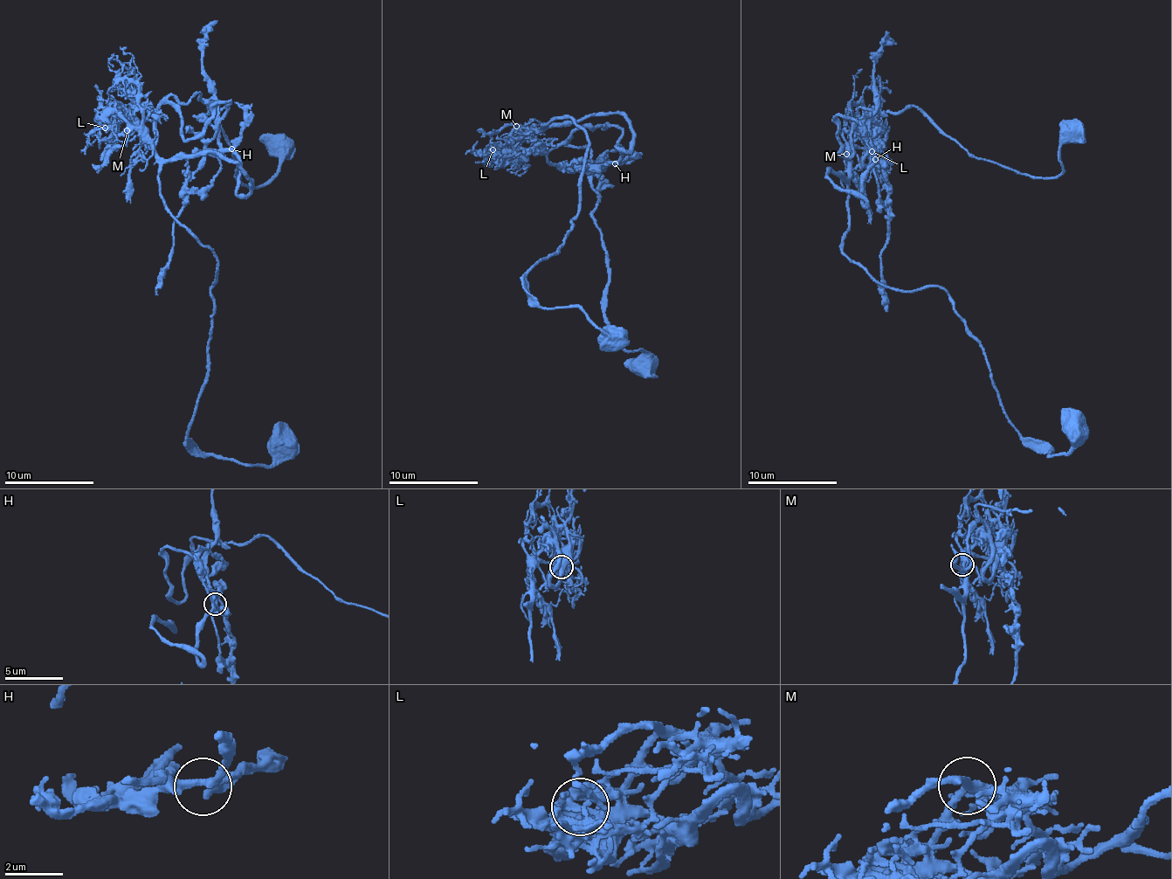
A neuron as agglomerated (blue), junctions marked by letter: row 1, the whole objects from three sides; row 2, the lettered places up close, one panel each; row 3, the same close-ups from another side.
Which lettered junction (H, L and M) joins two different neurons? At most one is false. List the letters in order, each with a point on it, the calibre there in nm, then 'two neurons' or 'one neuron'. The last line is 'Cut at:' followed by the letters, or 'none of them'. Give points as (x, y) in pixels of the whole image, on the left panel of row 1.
H: (231, 148) | 320 nm | one neuron
L: (105, 128) | 200 nm | two neurons
M: (127, 130) | 300 nm | one neuron
Cut at: L

